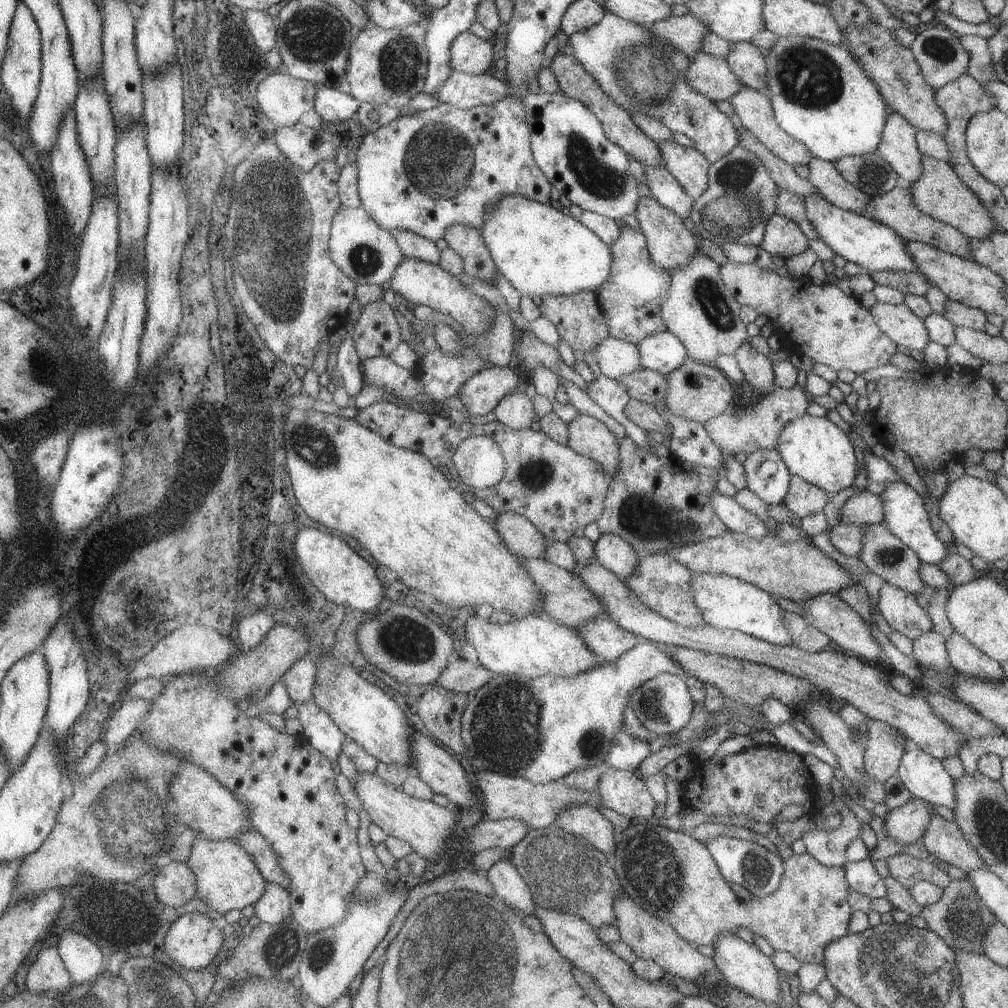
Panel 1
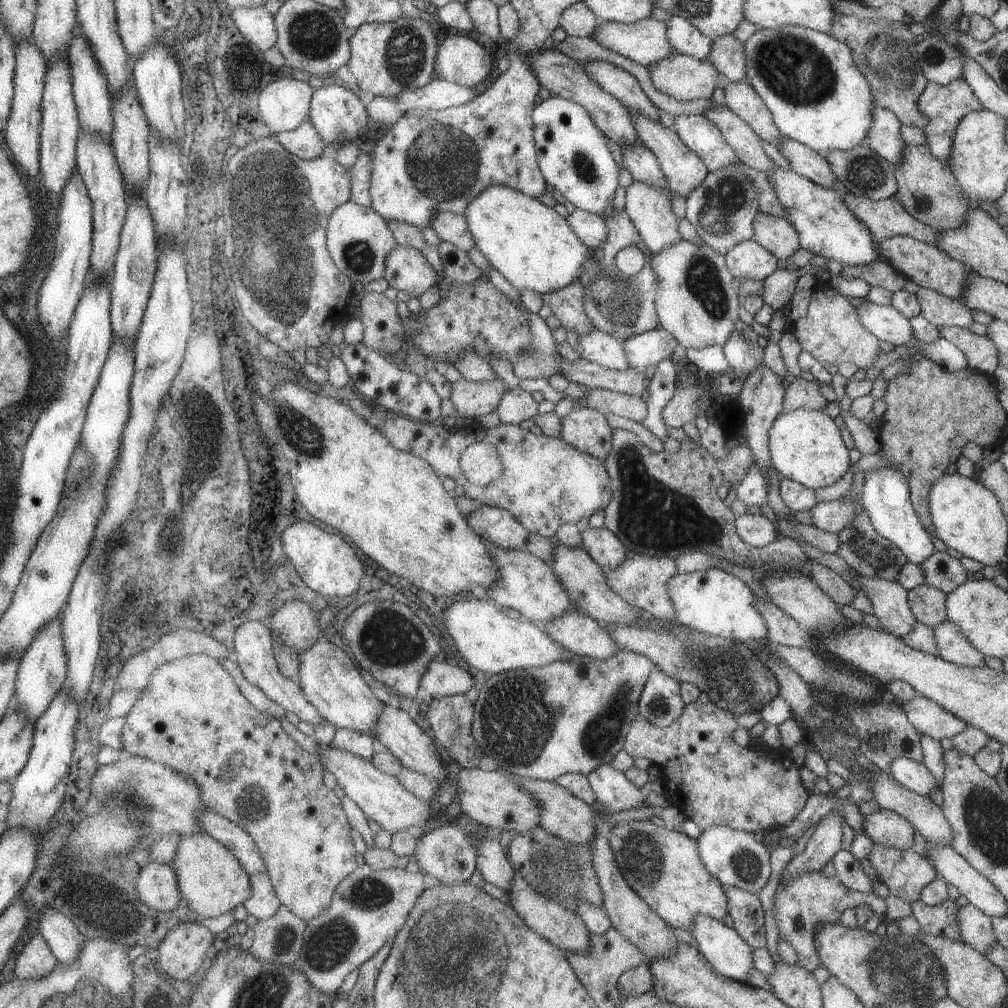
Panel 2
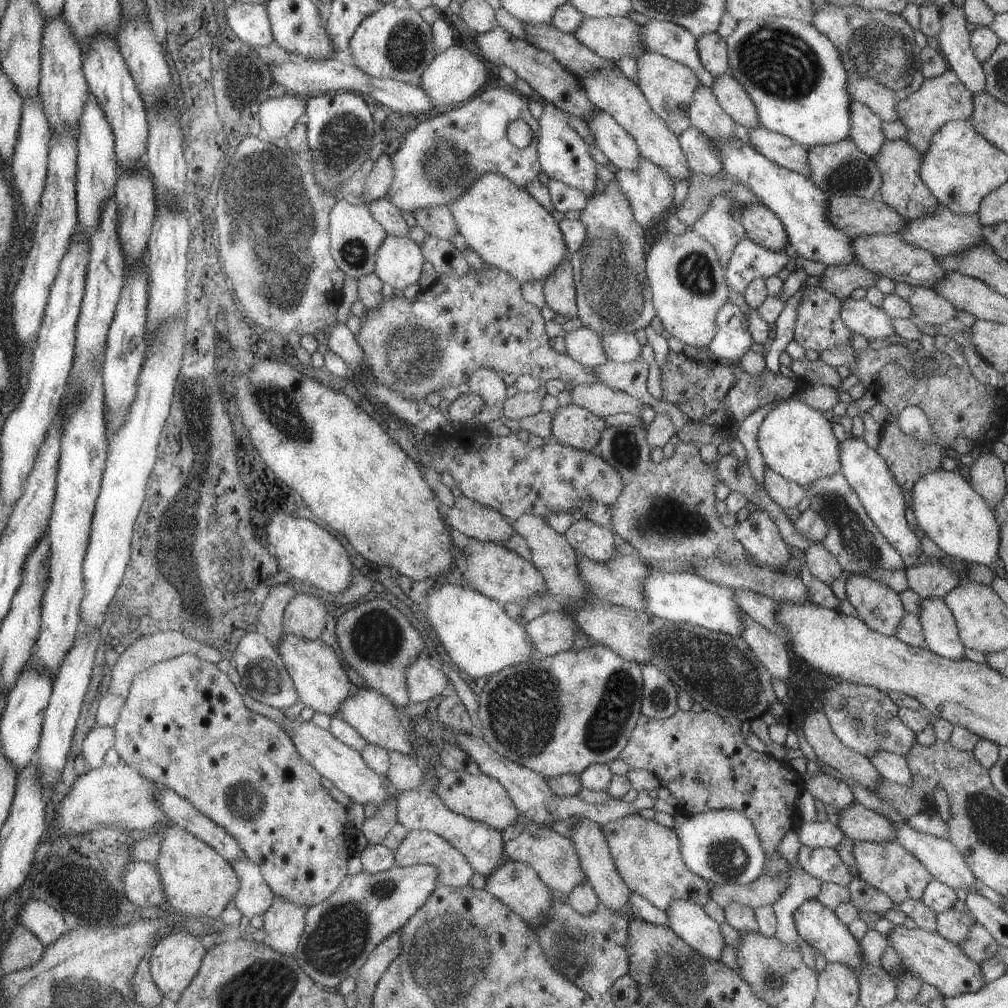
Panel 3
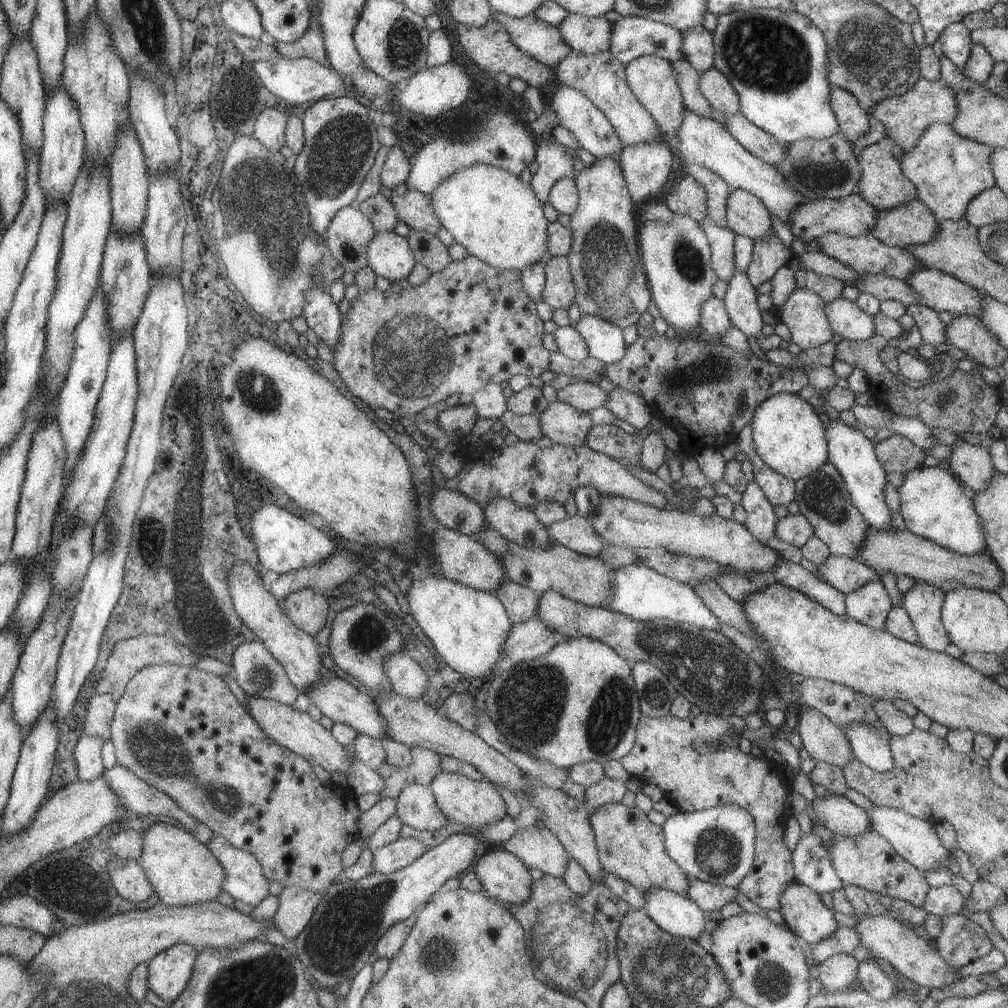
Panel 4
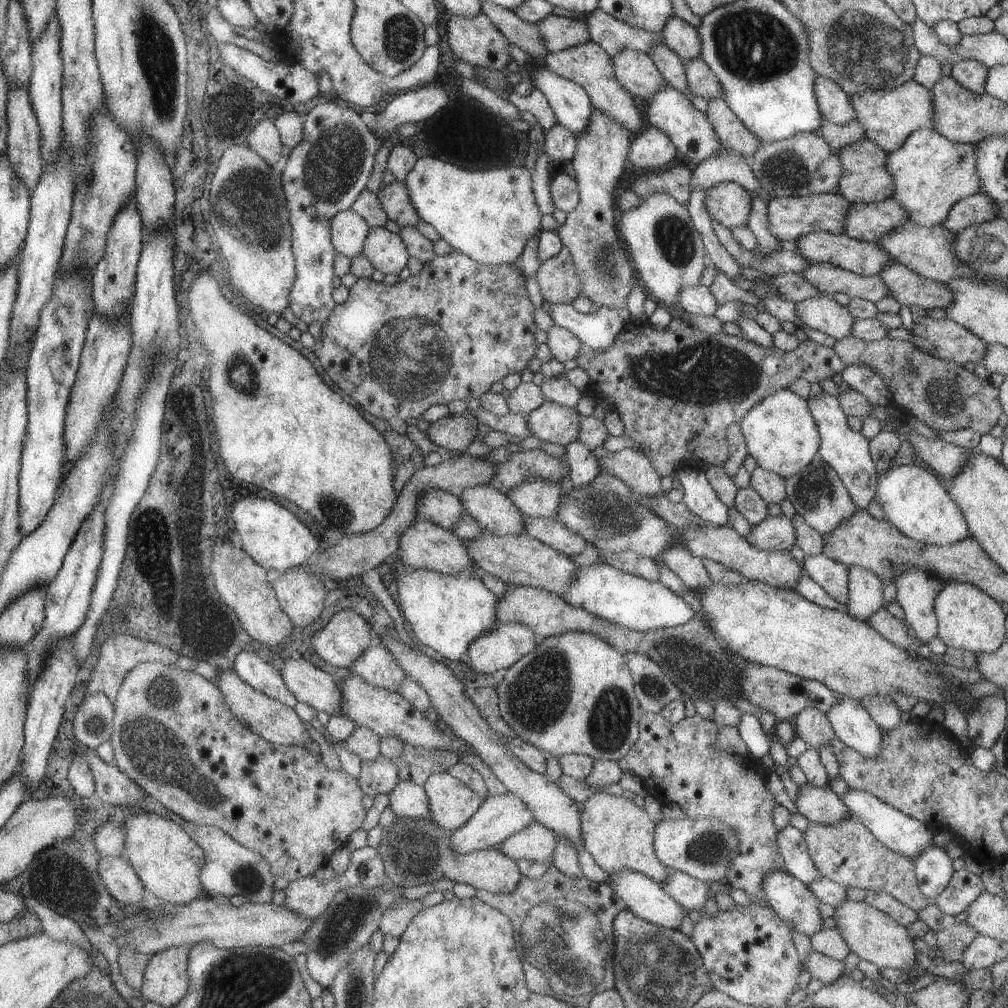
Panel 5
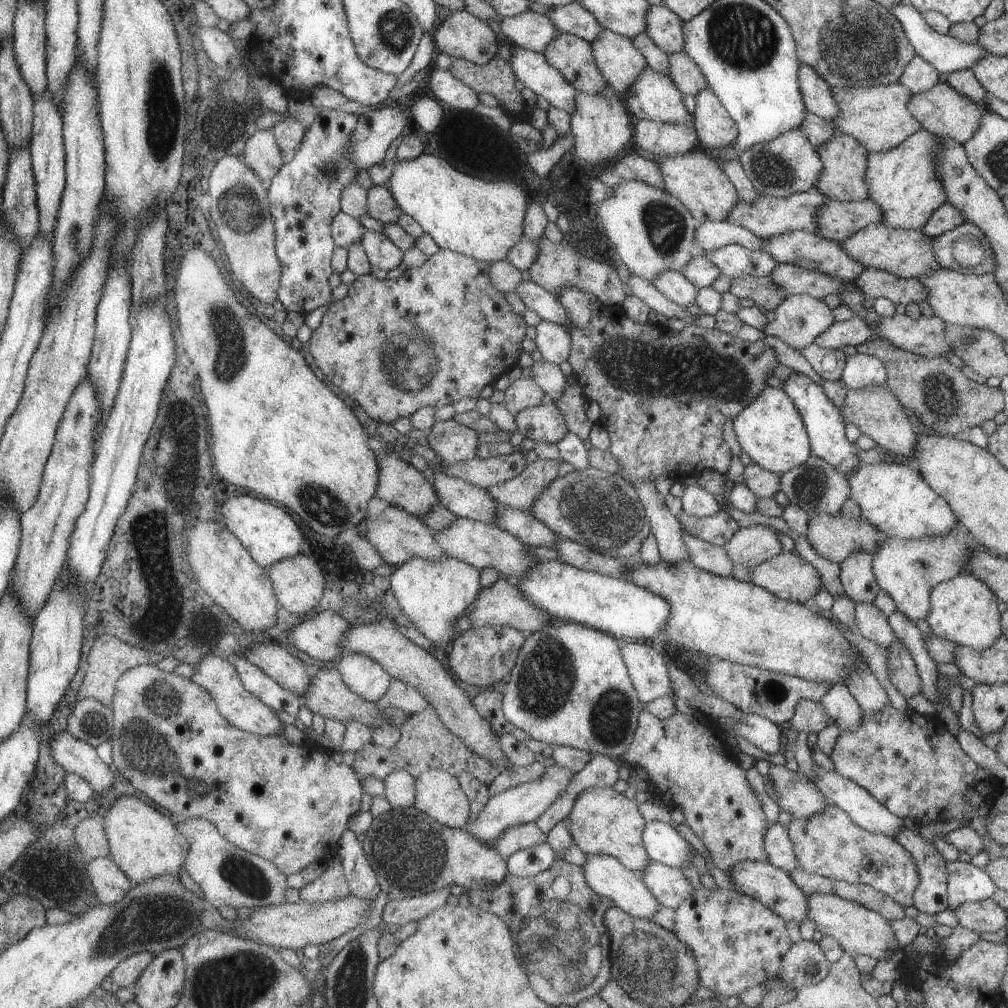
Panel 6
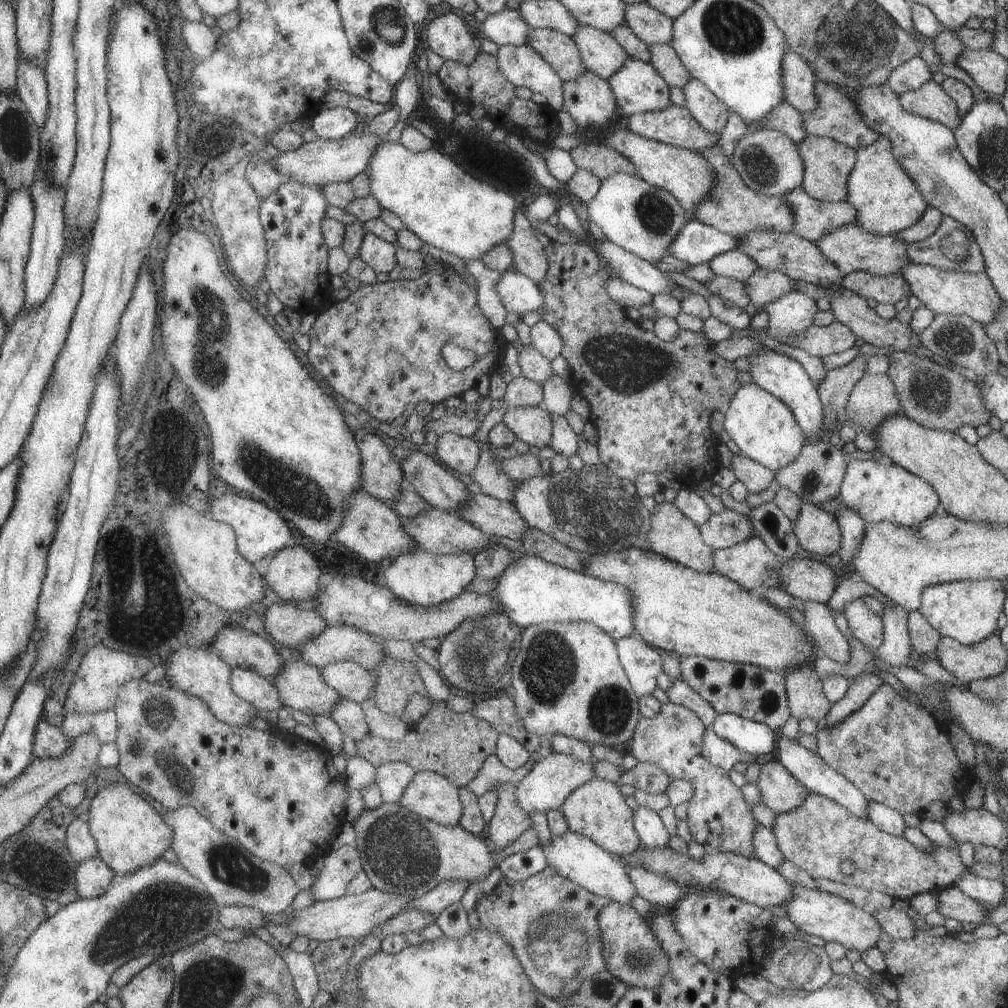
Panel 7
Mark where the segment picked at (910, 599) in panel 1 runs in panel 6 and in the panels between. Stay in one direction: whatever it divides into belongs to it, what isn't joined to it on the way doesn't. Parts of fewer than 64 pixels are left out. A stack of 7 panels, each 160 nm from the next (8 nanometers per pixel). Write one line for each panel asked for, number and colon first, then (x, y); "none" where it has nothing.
2: (888, 599)
3: (880, 608)
4: (869, 605)
5: (865, 589)
6: (856, 576)

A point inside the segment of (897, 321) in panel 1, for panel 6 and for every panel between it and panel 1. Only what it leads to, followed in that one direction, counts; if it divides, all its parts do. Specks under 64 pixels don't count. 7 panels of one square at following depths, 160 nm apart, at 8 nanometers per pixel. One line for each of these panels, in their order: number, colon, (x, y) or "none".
2: (891, 328)
3: (858, 316)
4: (846, 320)
5: (821, 313)
6: (798, 319)

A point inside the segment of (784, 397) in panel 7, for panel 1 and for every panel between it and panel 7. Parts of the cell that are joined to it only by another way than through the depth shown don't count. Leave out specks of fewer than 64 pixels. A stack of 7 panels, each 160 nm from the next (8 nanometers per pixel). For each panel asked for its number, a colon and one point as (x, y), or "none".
1: (904, 515)
2: (885, 498)
3: (867, 473)
4: (849, 451)
5: (845, 451)
6: (823, 423)

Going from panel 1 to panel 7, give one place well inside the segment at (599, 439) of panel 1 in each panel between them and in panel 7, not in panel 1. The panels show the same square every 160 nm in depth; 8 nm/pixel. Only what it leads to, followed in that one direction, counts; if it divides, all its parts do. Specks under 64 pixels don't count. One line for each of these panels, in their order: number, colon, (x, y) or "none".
2: (585, 429)
3: (572, 425)
4: (564, 425)
5: (550, 422)
6: (543, 422)
7: (532, 425)

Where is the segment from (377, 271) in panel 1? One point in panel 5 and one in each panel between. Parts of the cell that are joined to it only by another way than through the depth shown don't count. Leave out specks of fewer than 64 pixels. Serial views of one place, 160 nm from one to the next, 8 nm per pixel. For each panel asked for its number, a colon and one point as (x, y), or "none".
2: (357, 239)
3: (354, 234)
4: (346, 237)
5: (348, 230)

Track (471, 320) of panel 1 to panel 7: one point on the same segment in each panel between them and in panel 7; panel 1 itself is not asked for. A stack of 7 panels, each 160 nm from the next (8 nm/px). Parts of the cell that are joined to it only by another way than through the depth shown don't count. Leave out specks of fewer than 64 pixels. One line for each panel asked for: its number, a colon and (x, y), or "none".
2: (405, 269)
3: (397, 260)
4: (388, 254)
5: (385, 250)
6: (380, 251)
7: (379, 255)

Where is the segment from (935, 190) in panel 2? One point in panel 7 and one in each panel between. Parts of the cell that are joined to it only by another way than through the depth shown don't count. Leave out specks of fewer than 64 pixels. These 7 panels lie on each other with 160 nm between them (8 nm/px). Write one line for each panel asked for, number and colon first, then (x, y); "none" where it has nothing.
3: (897, 162)
4: (881, 183)
5: (864, 179)
6: (843, 159)
7: (827, 163)

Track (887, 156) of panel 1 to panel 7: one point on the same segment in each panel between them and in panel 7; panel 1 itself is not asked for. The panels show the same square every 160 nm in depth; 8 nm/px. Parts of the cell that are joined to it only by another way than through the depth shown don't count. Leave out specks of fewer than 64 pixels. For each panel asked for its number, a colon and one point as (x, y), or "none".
2: (883, 136)
3: (865, 131)
4: (853, 121)
5: (834, 105)
6: (815, 92)
7: (798, 80)

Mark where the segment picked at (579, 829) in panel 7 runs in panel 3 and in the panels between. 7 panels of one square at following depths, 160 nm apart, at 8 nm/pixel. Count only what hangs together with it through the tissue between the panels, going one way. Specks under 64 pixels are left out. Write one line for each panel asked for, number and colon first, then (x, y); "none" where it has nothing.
3: (645, 854)
4: (629, 846)
5: (618, 834)
6: (601, 821)

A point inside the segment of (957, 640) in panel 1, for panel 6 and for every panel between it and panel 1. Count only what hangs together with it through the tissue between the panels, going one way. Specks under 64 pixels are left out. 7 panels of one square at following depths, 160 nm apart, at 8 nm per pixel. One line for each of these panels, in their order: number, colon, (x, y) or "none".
2: (952, 646)
3: (939, 629)
4: (922, 602)
5: (915, 589)
6: (905, 569)

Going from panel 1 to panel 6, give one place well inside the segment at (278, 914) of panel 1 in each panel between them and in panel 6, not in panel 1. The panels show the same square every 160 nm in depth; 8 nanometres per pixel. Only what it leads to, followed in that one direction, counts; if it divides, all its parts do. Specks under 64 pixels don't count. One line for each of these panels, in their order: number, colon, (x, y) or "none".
2: (262, 903)
3: (252, 897)
4: (243, 880)
5: (229, 869)
6: (227, 875)

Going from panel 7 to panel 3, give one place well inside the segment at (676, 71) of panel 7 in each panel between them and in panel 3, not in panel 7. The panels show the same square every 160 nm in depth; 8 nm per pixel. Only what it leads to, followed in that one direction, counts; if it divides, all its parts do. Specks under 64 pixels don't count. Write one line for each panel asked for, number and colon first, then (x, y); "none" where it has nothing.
3: (731, 96)
4: (716, 89)
5: (701, 82)
6: (687, 78)

